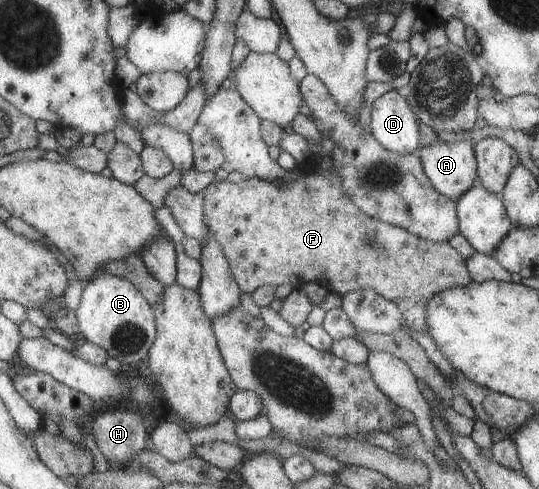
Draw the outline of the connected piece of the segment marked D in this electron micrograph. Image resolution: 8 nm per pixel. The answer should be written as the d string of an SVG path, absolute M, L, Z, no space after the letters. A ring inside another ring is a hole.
M395 89L378 96L370 104L369 130L389 152L414 154L419 146L419 128L411 105Z

